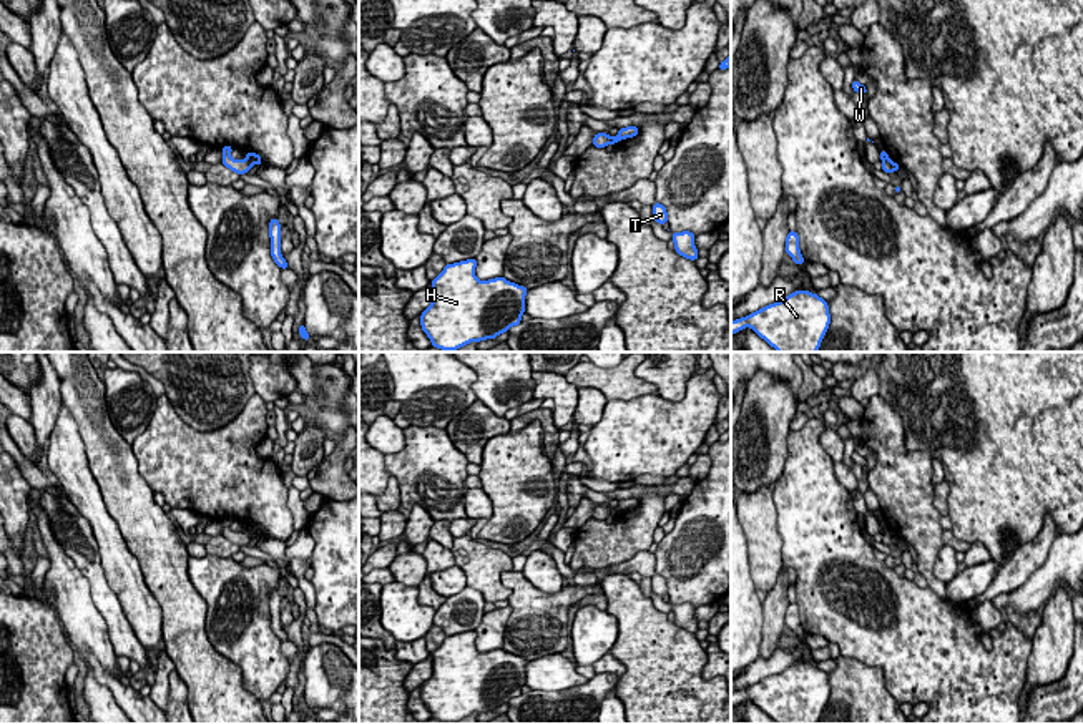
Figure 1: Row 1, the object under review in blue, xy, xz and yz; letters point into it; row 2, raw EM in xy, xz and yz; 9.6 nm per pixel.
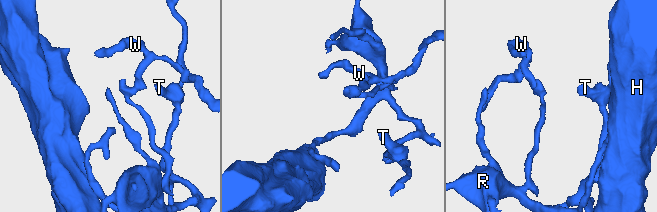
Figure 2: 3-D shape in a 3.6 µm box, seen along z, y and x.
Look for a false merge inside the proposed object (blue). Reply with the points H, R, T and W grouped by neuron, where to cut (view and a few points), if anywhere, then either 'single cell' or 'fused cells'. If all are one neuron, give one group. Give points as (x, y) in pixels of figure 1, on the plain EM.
groups H R T / W; cut xz (618, 507), (620, 510); fused cells

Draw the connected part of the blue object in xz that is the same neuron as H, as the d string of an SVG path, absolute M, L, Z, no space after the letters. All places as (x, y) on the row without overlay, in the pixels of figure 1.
M477 631L445 636L430 653L432 676L420 686L432 719L457 722L470 714L495 711L522 694L527 659L475 648Z

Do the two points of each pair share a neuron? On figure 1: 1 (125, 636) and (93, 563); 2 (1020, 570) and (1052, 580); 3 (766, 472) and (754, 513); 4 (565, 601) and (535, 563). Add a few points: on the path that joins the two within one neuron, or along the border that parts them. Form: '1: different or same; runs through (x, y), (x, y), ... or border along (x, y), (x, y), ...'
1: same; runs through (115, 618), (98, 588), (98, 582)
2: different; border along (1055, 540), (1047, 560), (1024, 583), (1000, 595)
3: different; border along (773, 485), (759, 485), (748, 494)
4: different; border along (524, 573), (543, 591), (558, 593), (563, 588)

